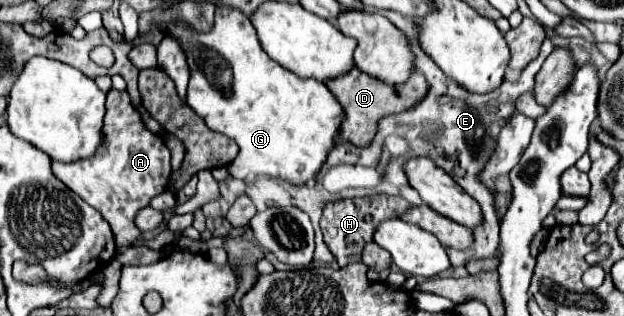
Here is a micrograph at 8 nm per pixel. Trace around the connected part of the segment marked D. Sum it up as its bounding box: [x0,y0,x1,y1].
[324,68,426,146]

